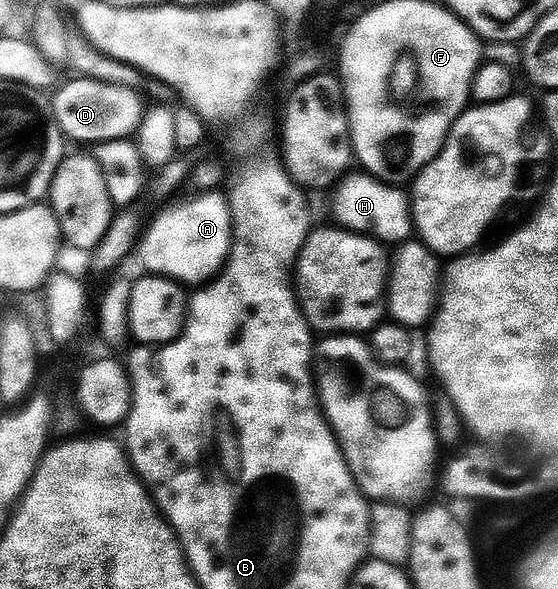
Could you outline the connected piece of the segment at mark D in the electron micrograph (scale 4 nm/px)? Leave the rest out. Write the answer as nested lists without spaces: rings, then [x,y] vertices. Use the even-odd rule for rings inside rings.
[[[74,78],[70,84],[55,89],[56,97],[50,107],[51,119],[60,127],[60,133],[76,144],[95,146],[127,140],[135,137],[144,121],[146,105],[137,89],[123,88],[122,85],[110,85],[102,81]]]

